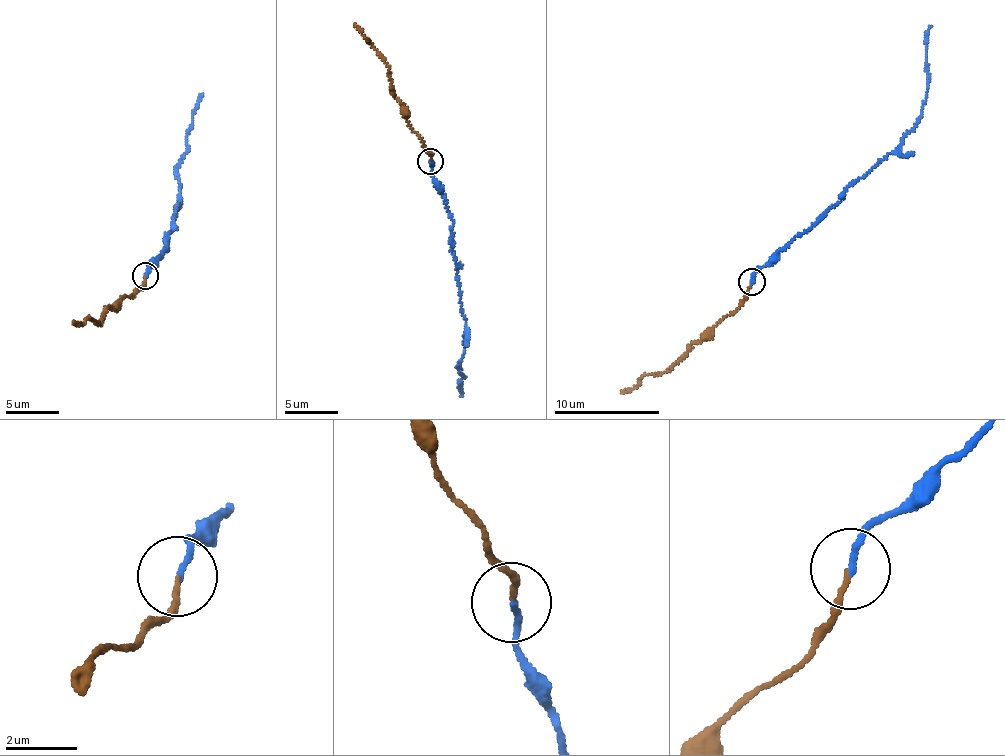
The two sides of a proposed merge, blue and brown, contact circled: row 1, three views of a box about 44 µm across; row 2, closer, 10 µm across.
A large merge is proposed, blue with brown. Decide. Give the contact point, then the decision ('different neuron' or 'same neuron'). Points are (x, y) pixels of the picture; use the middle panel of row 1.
place (430, 161); same neuron

